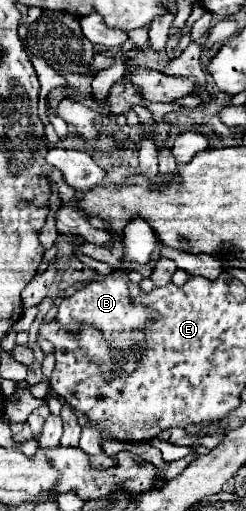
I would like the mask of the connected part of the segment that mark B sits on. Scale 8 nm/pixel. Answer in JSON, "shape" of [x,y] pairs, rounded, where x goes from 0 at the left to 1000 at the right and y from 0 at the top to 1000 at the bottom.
{"shape":[[[463,526],[423,546],[382,550],[374,558],[350,558],[333,569],[309,569],[293,581],[252,585],[244,613],[228,624],[260,636],[309,648],[325,636],[358,632],[423,648],[431,663],[455,671],[455,679],[537,679],[545,671],[577,671],[577,652],[553,652],[553,644],[577,644],[593,628],[626,624],[626,609],[593,609],[593,601],[545,601],[520,585],[520,530],[512,526]]]}

